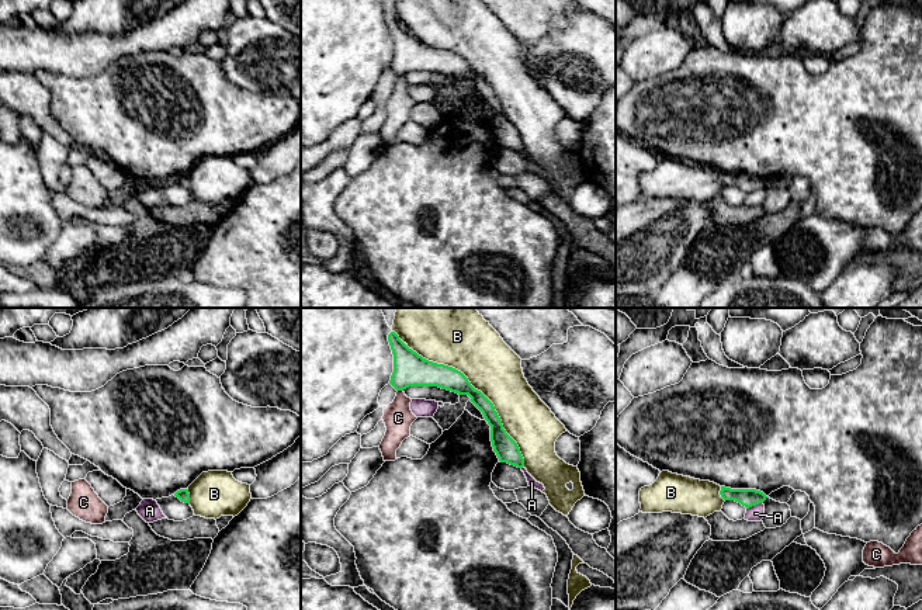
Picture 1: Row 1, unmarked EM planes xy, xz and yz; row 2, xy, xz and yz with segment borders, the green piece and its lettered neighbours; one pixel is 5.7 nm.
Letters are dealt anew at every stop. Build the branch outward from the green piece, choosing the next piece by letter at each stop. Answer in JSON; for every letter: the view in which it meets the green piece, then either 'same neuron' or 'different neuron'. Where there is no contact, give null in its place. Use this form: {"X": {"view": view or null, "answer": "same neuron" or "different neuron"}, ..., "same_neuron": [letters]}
{"A": {"view": "yz", "answer": "different neuron"}, "B": {"view": "xz", "answer": "different neuron"}, "C": {"view": "xz", "answer": "different neuron"}, "same_neuron": []}

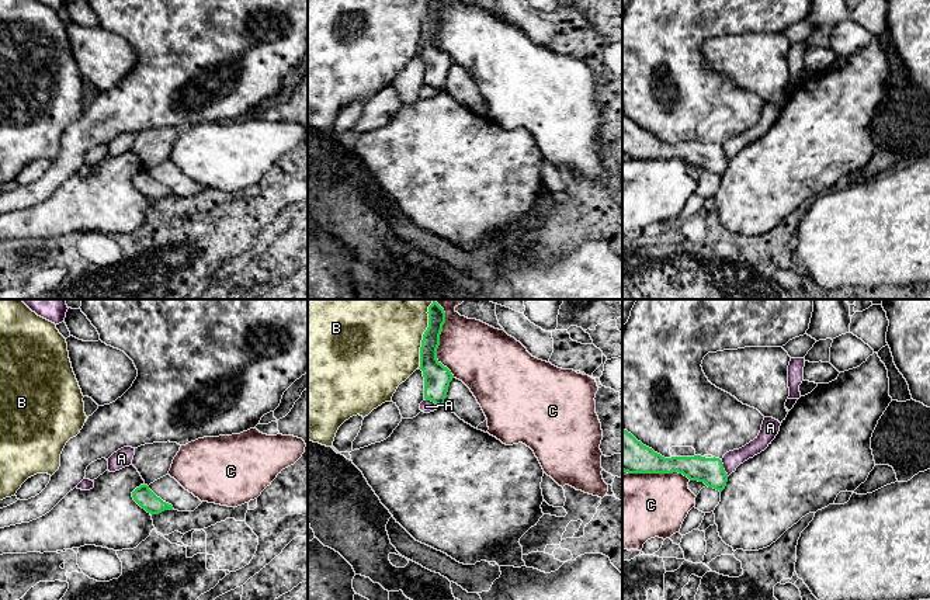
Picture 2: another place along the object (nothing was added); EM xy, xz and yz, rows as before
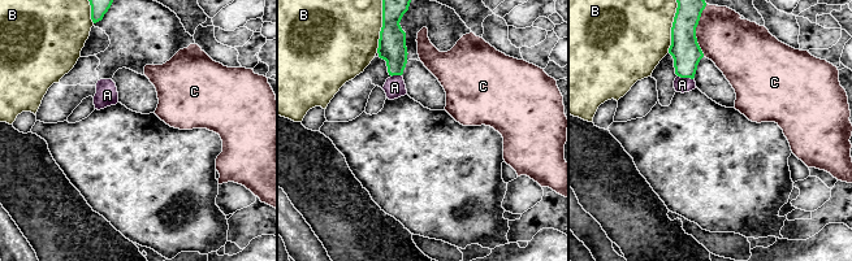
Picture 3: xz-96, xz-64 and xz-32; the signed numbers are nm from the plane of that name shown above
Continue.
{"A": {"view": "yz", "answer": "different neuron"}, "B": {"view": "xz", "answer": "different neuron"}, "C": {"view": "yz", "answer": "different neuron"}, "same_neuron": []}

